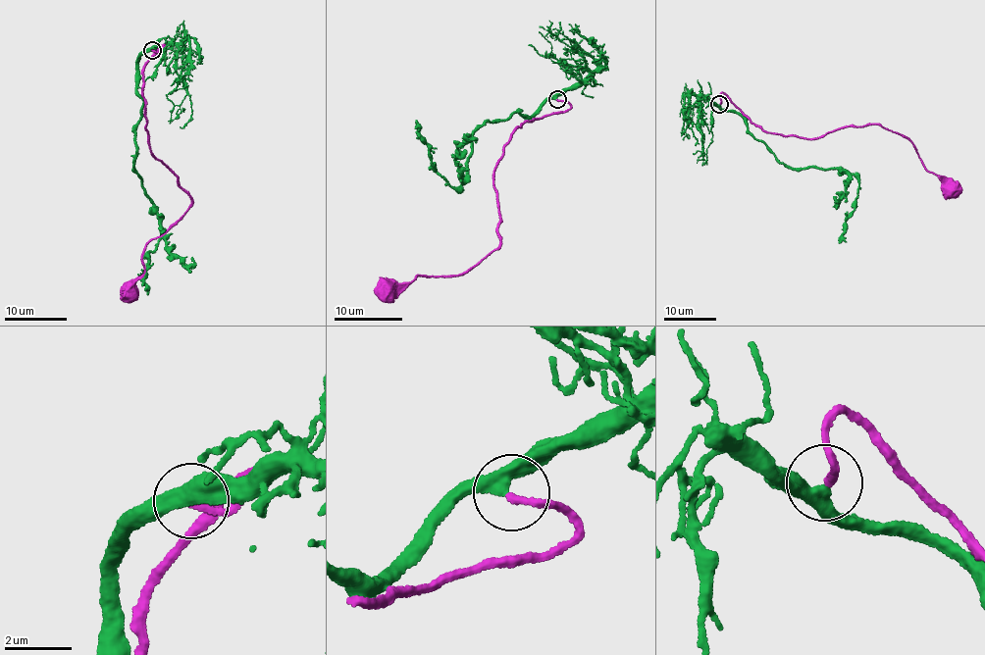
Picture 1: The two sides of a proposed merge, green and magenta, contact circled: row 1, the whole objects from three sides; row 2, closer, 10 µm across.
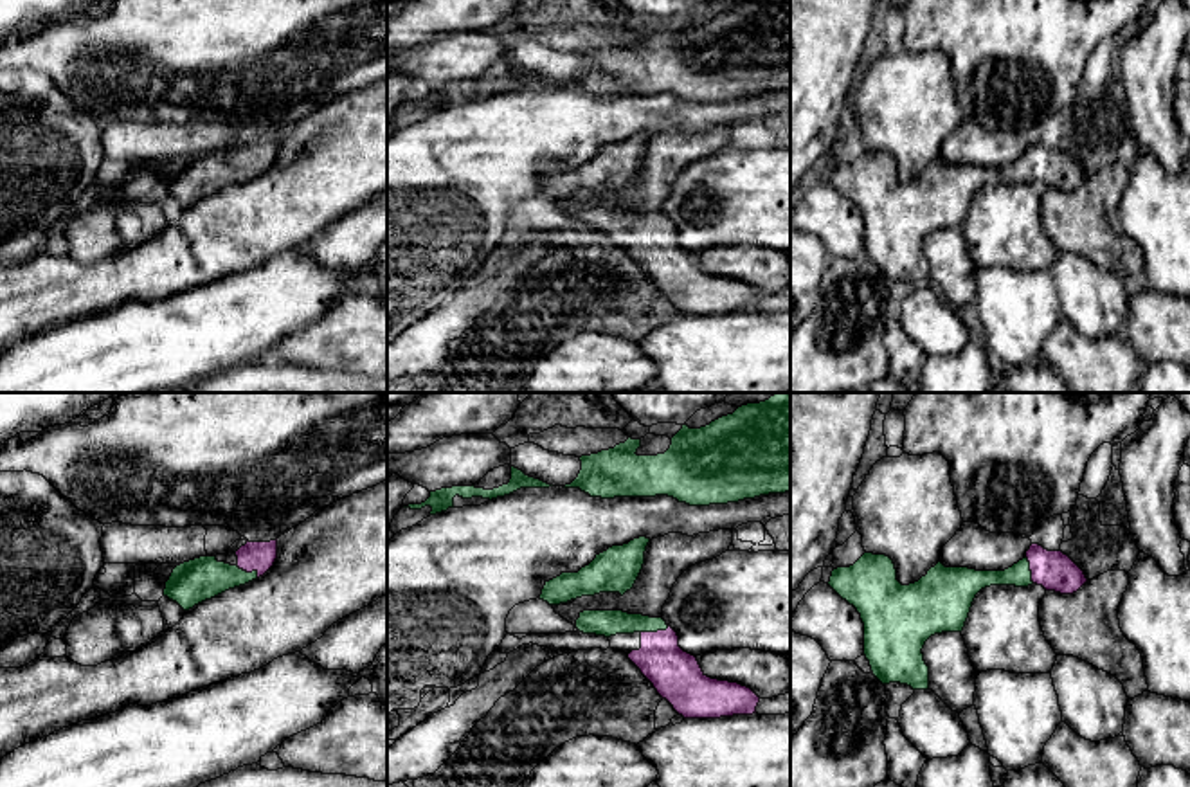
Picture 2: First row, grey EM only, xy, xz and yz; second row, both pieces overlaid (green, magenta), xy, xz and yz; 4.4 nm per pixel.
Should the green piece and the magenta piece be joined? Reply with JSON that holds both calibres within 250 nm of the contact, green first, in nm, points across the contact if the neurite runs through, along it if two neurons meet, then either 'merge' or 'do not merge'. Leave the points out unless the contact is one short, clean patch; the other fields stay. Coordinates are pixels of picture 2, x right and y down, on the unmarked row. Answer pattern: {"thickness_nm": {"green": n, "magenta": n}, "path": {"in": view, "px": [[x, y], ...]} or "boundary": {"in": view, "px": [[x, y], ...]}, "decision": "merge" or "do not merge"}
{"thickness_nm": {"green": 120, "magenta": 220}, "path": {"in": "xz", "px": [[607, 220], [645, 220], [654, 227], [659, 254], [676, 271]]}, "decision": "merge"}

